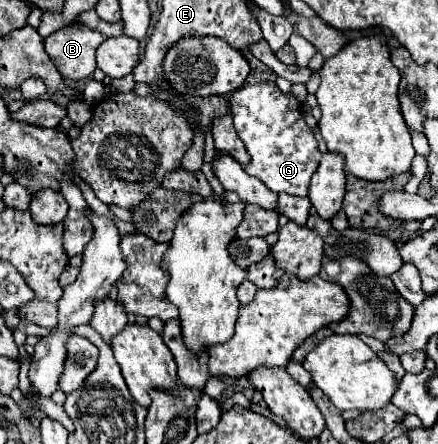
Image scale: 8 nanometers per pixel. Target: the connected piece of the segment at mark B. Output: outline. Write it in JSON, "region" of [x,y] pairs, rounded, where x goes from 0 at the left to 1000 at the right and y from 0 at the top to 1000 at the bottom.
{"region":[[[167,52],[103,83],[98,97],[130,160],[148,178],[180,182],[189,173],[208,173],[208,164],[217,160],[217,115],[235,97],[235,88],[235,74],[189,52]]]}

